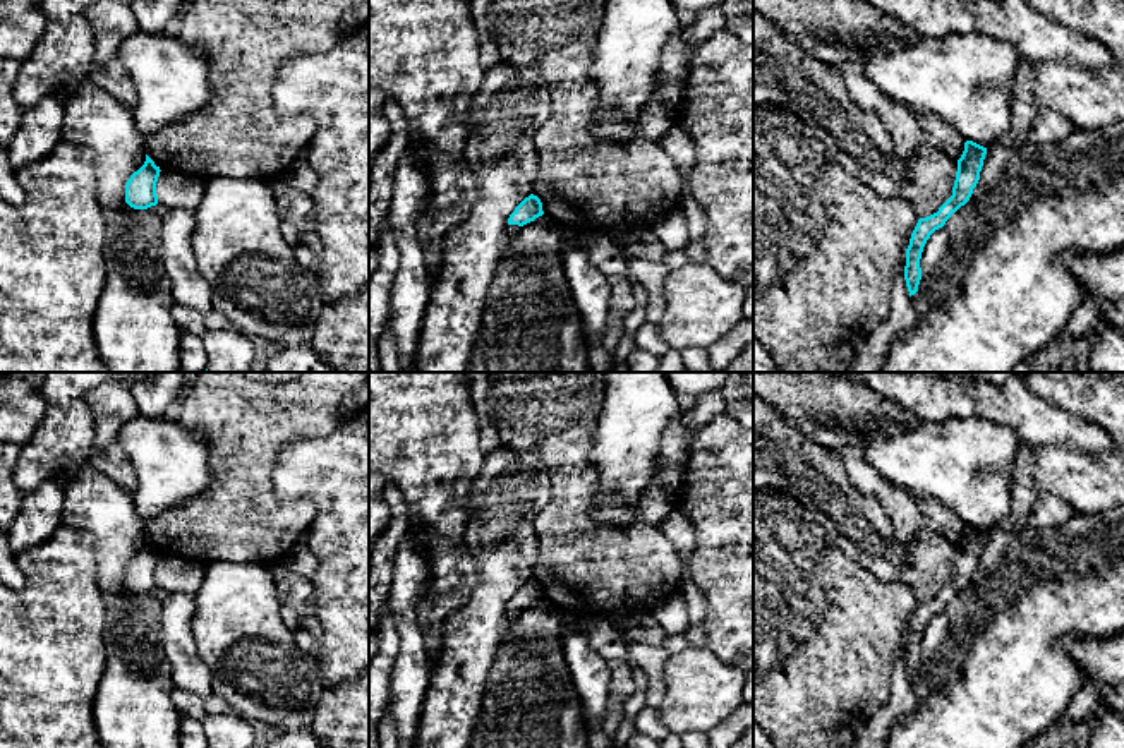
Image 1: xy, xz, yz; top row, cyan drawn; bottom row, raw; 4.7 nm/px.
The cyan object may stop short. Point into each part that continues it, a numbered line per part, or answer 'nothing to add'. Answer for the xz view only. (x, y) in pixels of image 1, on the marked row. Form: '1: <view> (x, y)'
nothing to add

